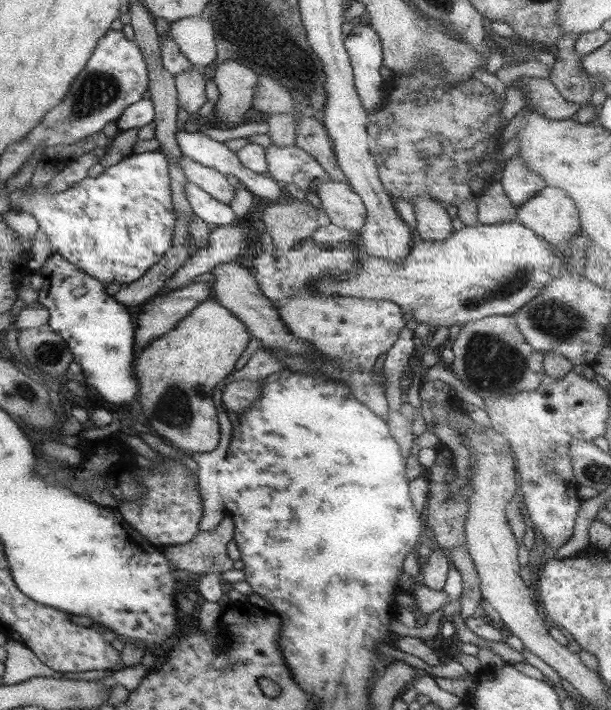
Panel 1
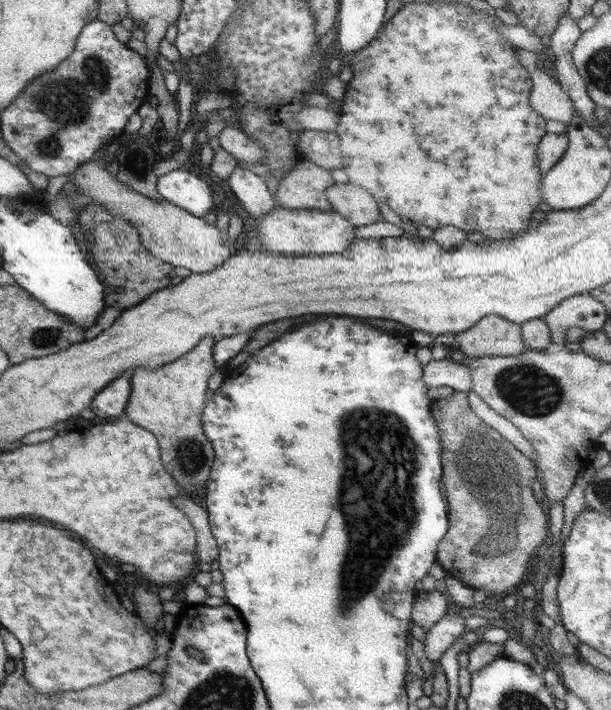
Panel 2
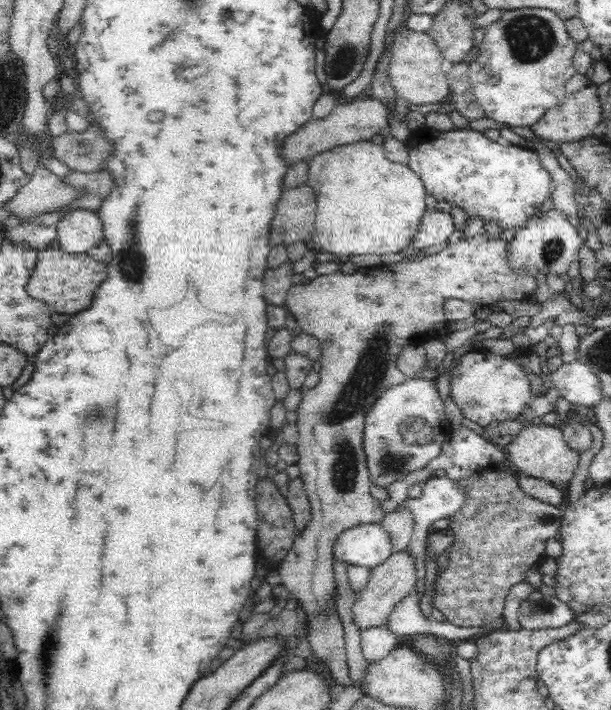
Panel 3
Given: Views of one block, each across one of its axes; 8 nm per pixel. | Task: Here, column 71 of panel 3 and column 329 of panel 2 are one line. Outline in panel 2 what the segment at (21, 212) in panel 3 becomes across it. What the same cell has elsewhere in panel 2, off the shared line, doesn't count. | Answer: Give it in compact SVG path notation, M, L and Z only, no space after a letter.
M350 183L337 184L326 189L326 198L334 212L359 227L382 220L380 203L366 189Z

